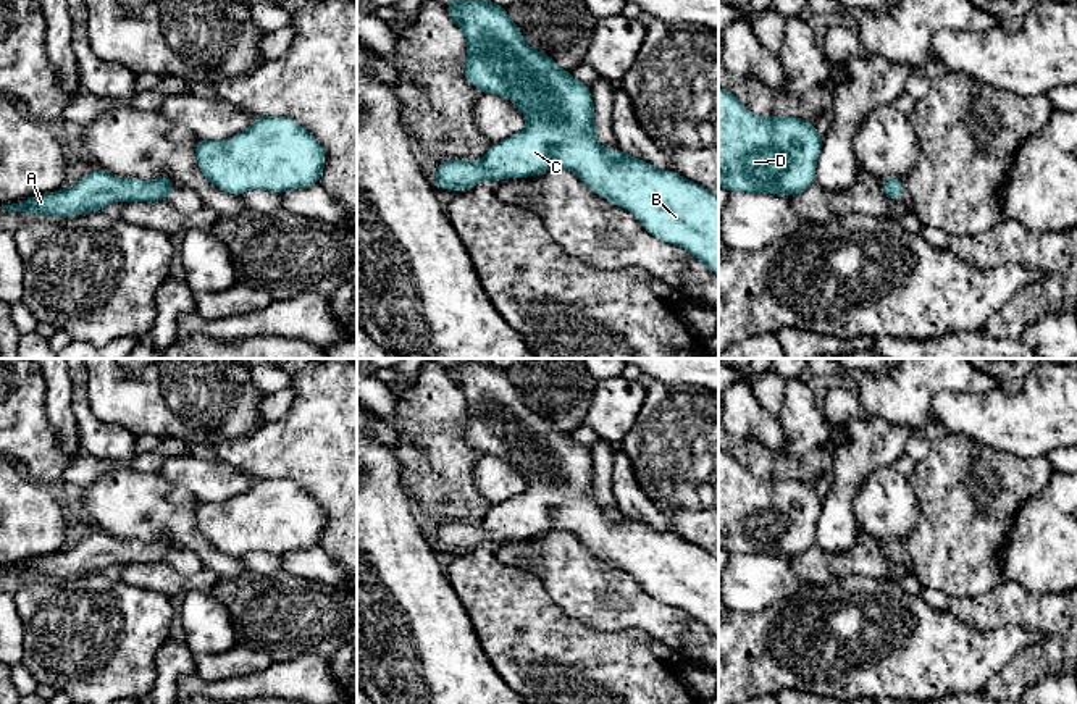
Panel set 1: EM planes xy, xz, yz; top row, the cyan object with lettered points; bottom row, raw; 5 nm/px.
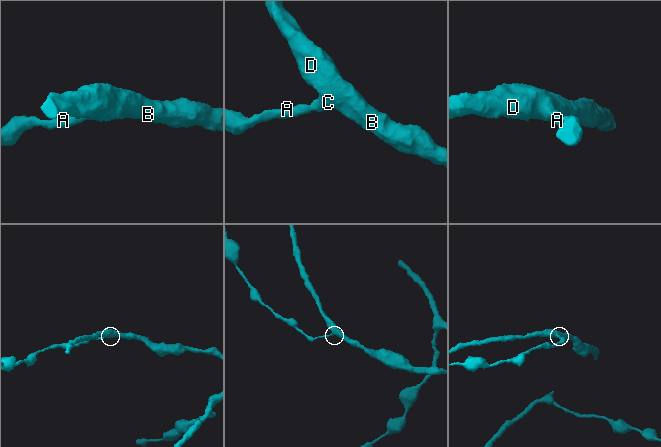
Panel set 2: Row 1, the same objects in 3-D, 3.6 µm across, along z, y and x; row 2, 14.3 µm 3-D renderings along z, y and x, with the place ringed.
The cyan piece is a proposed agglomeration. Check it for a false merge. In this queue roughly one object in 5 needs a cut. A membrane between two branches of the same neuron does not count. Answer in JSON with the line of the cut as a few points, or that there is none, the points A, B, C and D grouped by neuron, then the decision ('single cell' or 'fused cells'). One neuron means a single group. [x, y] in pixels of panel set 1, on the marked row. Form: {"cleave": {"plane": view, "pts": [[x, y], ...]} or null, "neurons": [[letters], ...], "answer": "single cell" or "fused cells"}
{"cleave": null, "neurons": [["A", "B", "C", "D"]], "answer": "single cell"}

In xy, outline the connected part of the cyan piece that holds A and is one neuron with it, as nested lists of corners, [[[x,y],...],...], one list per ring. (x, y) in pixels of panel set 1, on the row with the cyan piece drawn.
[[[103,170],[84,176],[69,189],[58,189],[11,205],[2,205],[5,212],[18,210],[21,215],[32,212],[48,216],[73,216],[100,212],[111,202],[158,202],[168,200],[170,192],[178,187],[168,176],[152,181],[137,178],[116,178]]]

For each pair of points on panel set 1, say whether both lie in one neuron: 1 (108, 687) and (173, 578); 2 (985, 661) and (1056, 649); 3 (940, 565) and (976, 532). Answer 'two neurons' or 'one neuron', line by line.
1: two neurons
2: two neurons
3: one neuron

